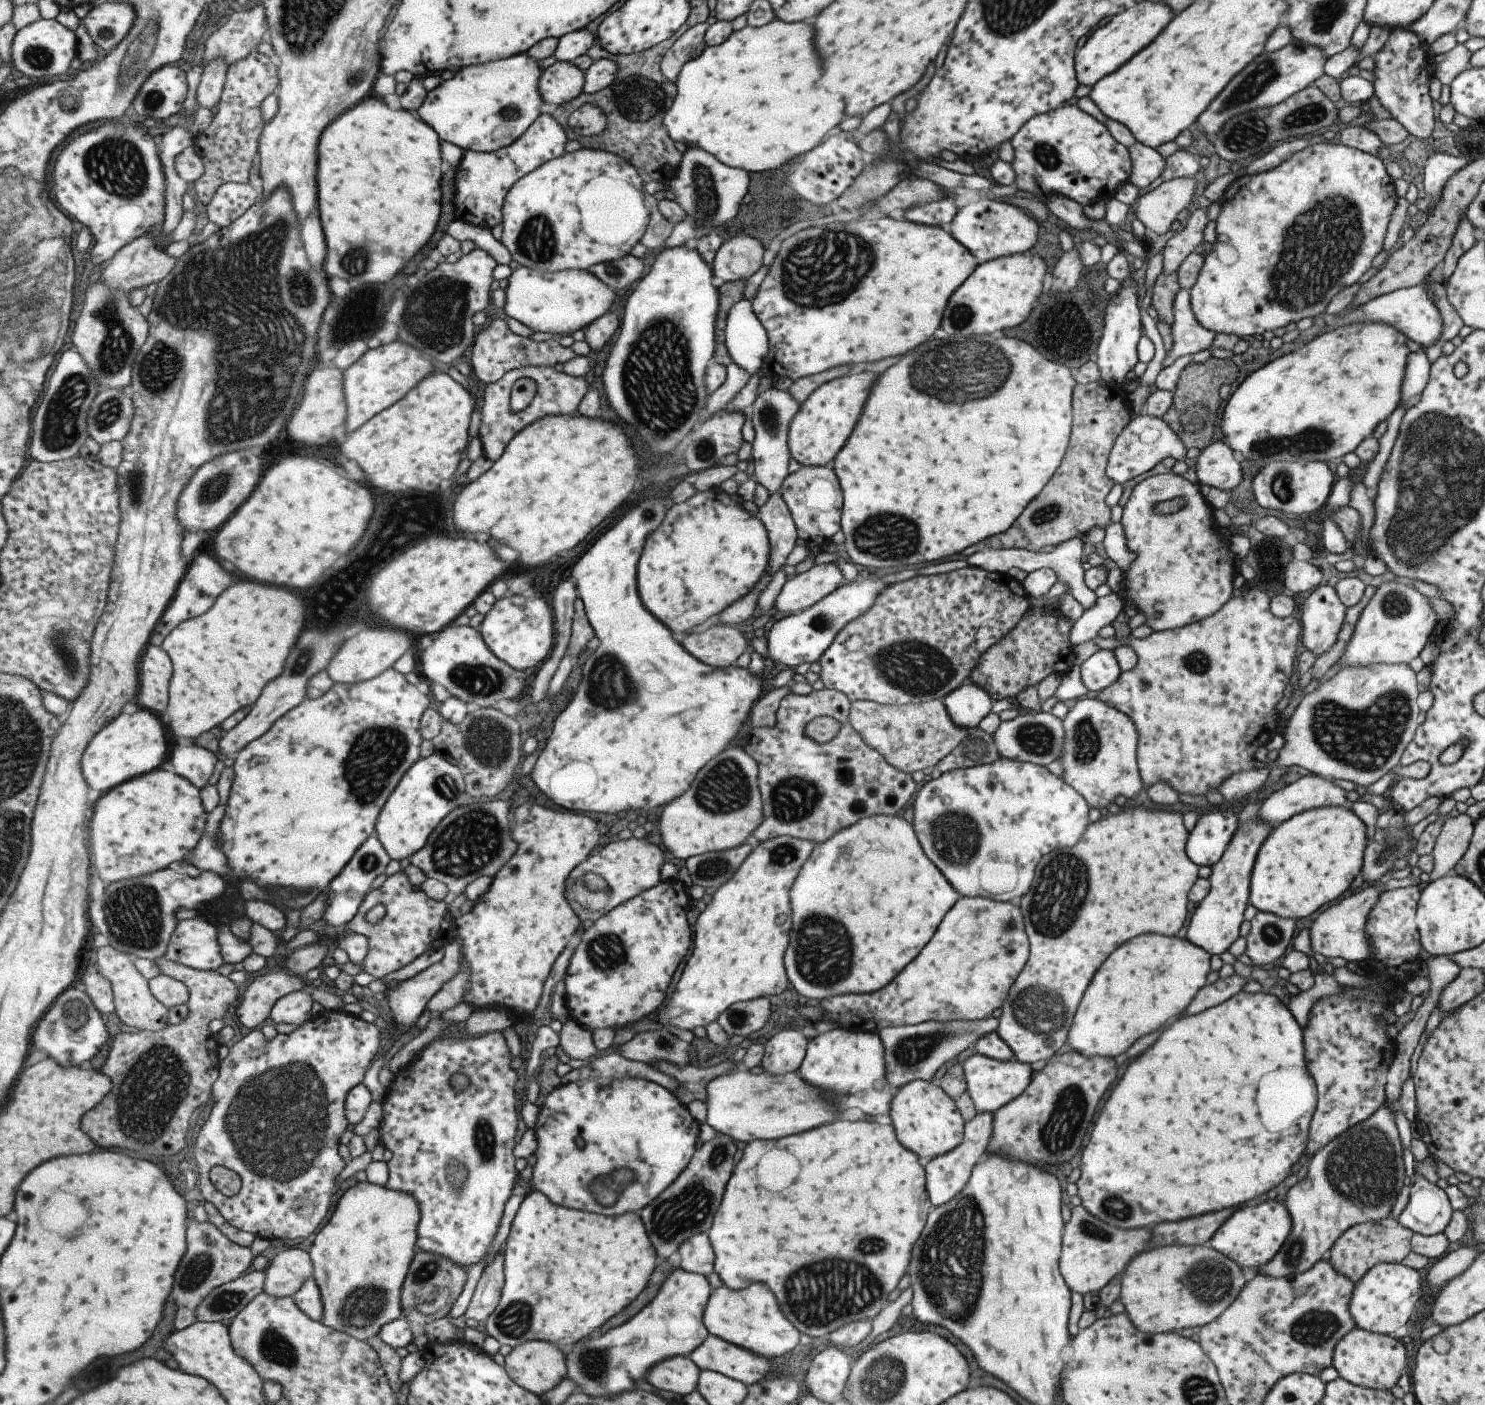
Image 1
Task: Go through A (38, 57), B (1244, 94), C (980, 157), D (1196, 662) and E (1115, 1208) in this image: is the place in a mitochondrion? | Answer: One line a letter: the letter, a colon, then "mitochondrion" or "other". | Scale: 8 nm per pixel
A: mitochondrion
B: mitochondrion
C: other
D: mitochondrion
E: mitochondrion

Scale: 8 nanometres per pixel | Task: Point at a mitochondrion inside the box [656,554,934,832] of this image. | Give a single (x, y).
(725, 788)

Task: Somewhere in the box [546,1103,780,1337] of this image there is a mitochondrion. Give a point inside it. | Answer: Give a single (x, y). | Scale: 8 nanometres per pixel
(677, 1215)

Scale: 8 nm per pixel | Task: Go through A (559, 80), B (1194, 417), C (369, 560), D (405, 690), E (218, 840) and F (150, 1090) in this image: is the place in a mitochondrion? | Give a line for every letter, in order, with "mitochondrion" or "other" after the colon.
A: other
B: mitochondrion
C: other
D: other
E: other
F: mitochondrion

